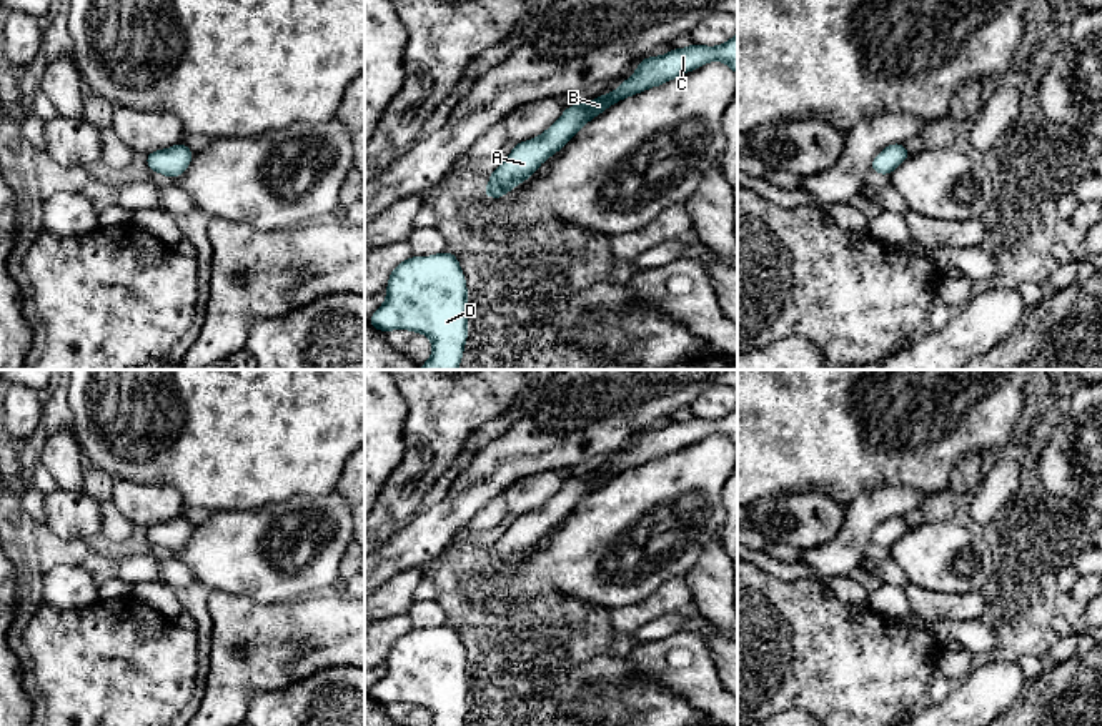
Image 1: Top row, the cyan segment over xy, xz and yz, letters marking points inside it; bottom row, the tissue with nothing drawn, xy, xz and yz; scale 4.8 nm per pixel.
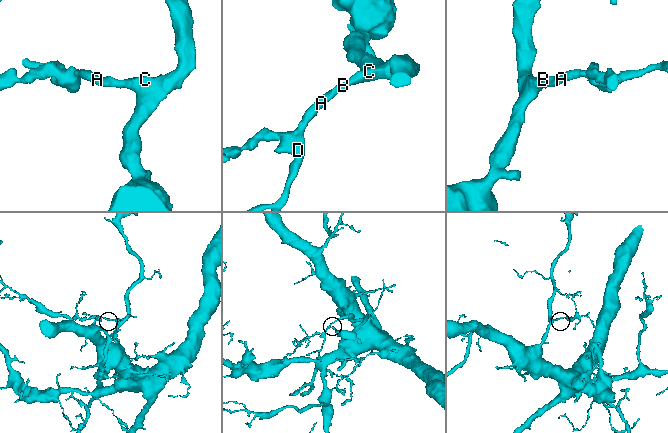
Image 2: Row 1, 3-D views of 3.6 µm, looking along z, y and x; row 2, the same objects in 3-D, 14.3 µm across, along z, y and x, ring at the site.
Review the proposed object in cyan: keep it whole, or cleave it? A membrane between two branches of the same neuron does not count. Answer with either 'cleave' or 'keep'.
keep

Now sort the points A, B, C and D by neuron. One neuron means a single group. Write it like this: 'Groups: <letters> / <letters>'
Groups: A B C D

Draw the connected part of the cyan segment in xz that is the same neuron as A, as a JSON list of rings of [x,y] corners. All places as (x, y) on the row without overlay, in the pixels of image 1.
[[[737,406],[717,420],[692,416],[688,421],[673,421],[661,430],[641,431],[638,443],[623,455],[613,466],[579,478],[569,478],[564,486],[538,511],[516,516],[509,530],[491,544],[484,569],[503,571],[511,561],[533,549],[538,540],[561,523],[589,493],[614,478],[616,475],[659,460],[683,446],[721,433],[737,448]]]

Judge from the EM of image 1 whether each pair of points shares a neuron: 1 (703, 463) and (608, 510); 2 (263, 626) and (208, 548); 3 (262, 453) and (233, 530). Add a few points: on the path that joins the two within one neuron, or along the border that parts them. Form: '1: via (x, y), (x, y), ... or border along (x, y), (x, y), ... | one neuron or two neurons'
1: via (680, 487), (671, 495), (631, 510) | one neuron
2: border along (212, 588), (243, 595), (258, 603), (280, 603) | two neurons
3: border along (280, 502), (212, 513) | two neurons

